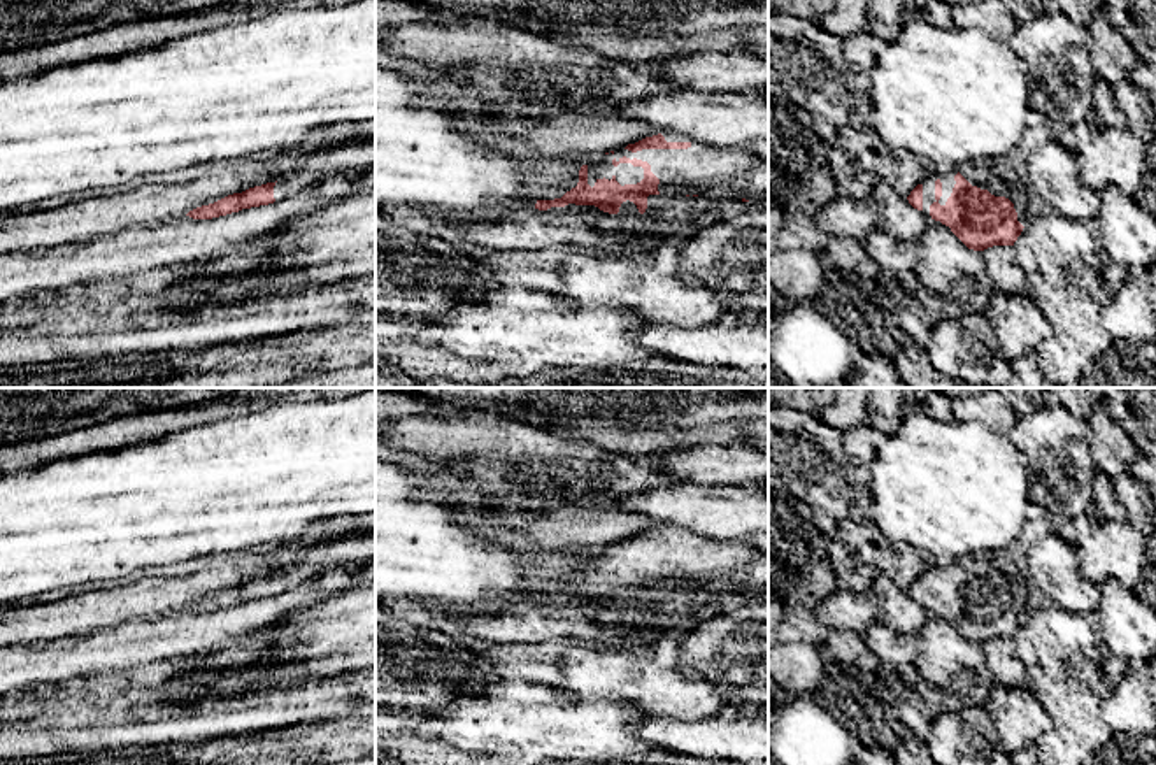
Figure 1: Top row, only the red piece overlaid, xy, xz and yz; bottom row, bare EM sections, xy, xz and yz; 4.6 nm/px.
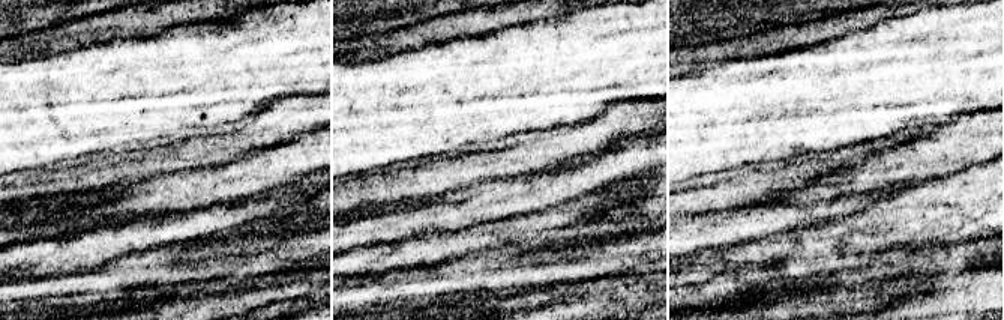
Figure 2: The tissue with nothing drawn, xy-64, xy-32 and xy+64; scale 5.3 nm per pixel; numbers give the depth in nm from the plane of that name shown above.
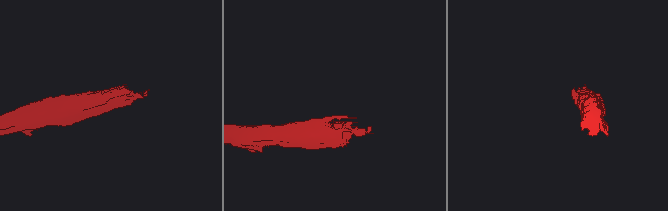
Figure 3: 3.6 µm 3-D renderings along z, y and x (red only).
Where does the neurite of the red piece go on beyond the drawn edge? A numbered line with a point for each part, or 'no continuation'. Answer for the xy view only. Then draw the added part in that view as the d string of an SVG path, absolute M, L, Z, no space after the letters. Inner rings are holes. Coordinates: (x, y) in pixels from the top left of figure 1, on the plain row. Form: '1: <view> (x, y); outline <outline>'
1: xy (353, 551); outline M375 514L361 518L354 532L309 547L289 568L275 576L274 591L295 590L330 570L365 570L375 563Z

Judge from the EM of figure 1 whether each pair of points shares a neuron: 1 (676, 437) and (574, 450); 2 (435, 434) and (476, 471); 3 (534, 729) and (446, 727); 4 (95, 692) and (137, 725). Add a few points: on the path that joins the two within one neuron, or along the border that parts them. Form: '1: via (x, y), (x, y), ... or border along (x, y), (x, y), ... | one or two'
1: border along (544, 428), (560, 437), (583, 443) | two
2: via (446, 437), (470, 460) | one
3: via (513, 725), (467, 725) | one
4: border along (139, 695), (120, 704) | two

